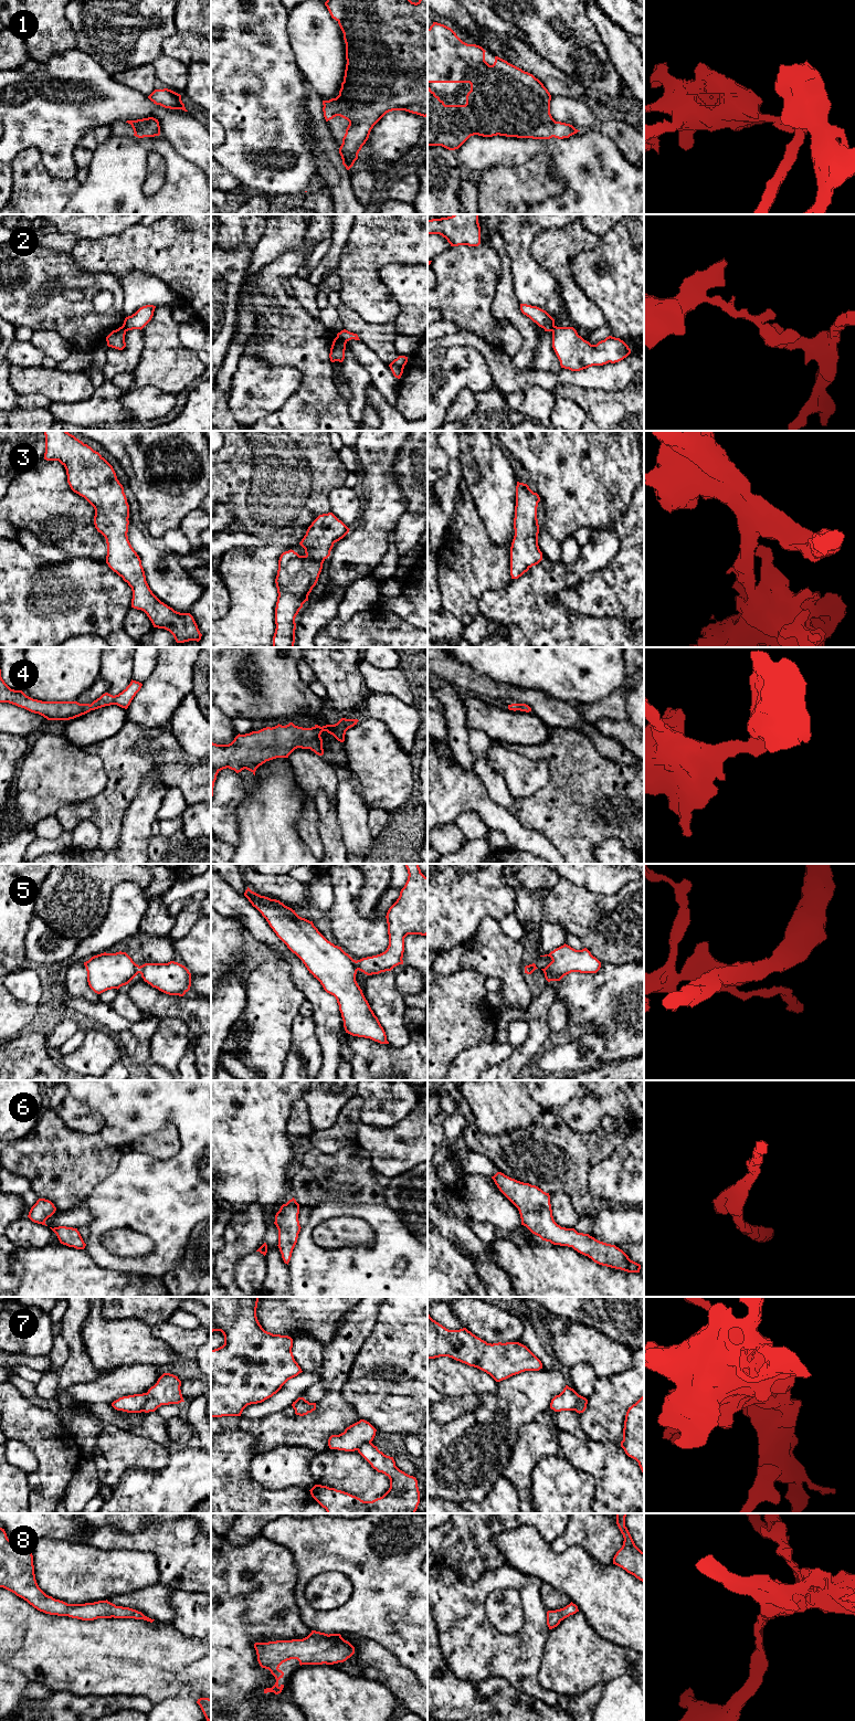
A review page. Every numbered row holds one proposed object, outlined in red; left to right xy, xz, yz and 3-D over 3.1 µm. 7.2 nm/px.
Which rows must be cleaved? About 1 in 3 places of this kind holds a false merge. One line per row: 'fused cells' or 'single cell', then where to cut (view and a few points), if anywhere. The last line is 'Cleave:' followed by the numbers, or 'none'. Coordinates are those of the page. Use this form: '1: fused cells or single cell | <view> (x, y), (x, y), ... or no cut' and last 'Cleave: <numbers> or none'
1: single cell | no cut
2: fused cells | xz (337, 335), (346, 341)
3: single cell | no cut
4: single cell | no cut
5: fused cells | xz (355, 961), (358, 969)
6: single cell | no cut
7: fused cells | xy (146, 1393), (146, 1403), (143, 1411)
8: single cell | no cut
Cleave: 2, 5, 7

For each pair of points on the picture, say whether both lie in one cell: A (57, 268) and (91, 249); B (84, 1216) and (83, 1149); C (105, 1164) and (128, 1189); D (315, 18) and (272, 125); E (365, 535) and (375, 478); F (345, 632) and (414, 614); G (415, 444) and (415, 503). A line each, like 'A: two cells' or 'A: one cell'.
A: two cells
B: two cells
C: two cells
D: two cells
E: one cell
F: two cells
G: one cell

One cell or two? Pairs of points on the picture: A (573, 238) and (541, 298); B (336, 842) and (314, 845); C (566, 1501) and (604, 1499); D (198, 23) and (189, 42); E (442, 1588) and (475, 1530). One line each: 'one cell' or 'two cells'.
A: two cells
B: two cells
C: two cells
D: two cells
E: two cells

